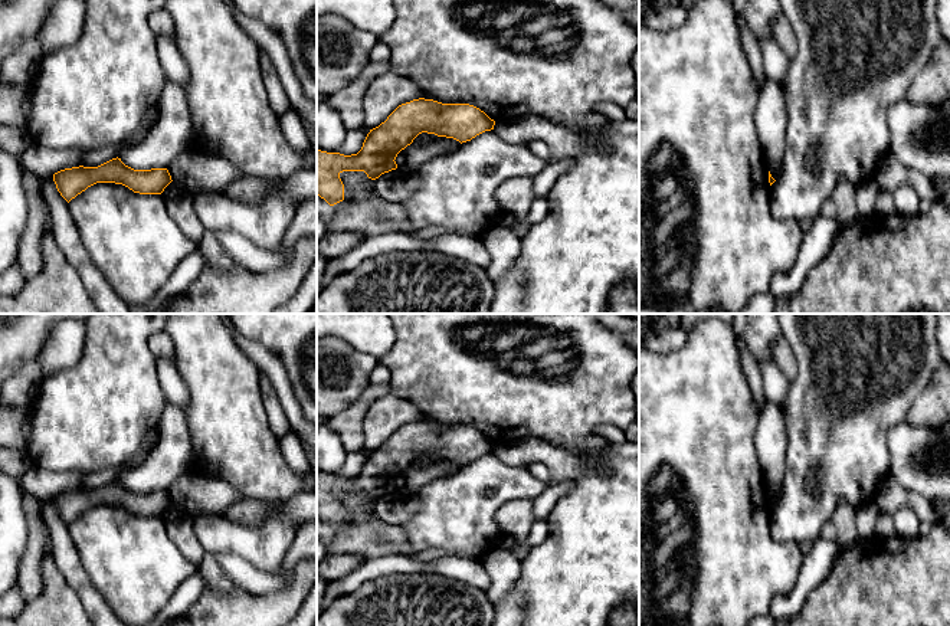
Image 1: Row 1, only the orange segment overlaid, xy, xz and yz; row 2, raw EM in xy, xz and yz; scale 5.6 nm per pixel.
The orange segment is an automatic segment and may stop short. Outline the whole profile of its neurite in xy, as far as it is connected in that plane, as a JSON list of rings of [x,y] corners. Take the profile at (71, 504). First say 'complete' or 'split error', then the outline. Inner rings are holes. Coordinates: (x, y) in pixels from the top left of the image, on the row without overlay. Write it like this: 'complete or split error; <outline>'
complete; [[[112,481],[98,489],[72,489],[53,496],[60,518],[69,525],[96,505],[122,507],[140,517],[161,517],[173,504],[167,491],[134,492],[121,481]]]

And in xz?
complete; [[[413,422],[399,427],[384,445],[370,452],[357,476],[344,478],[317,472],[317,517],[330,528],[344,522],[343,494],[364,494],[376,502],[397,491],[396,479],[422,456],[466,465],[494,452],[495,443],[469,426],[442,426]]]

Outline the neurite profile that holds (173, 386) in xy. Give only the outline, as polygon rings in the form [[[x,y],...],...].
[[[166,357],[157,358],[157,374],[167,403],[184,410],[187,406],[187,386],[176,364]]]

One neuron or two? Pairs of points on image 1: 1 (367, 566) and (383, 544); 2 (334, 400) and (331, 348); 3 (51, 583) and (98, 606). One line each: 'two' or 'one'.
1: two
2: one
3: two

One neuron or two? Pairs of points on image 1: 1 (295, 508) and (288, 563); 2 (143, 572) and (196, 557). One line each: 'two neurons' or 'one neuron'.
1: two neurons
2: two neurons

